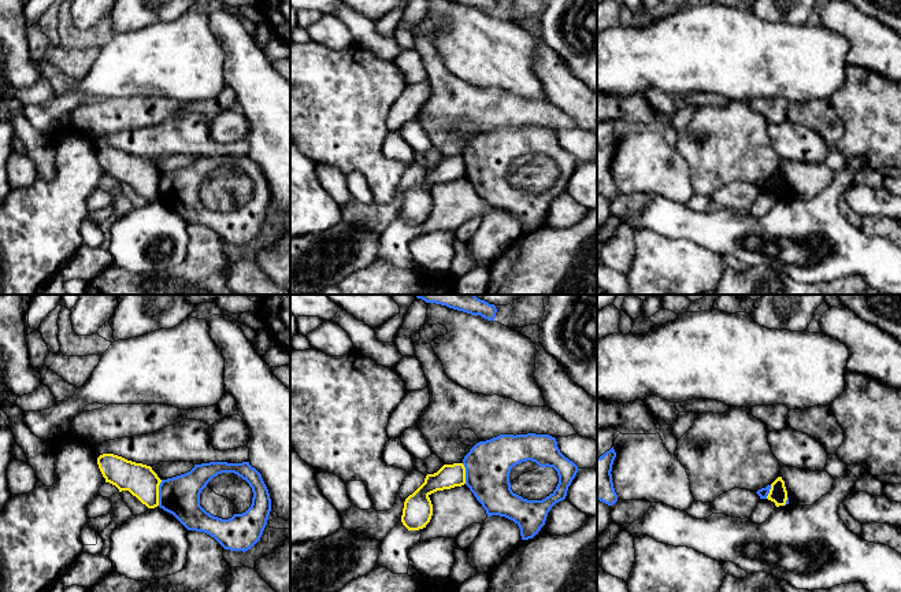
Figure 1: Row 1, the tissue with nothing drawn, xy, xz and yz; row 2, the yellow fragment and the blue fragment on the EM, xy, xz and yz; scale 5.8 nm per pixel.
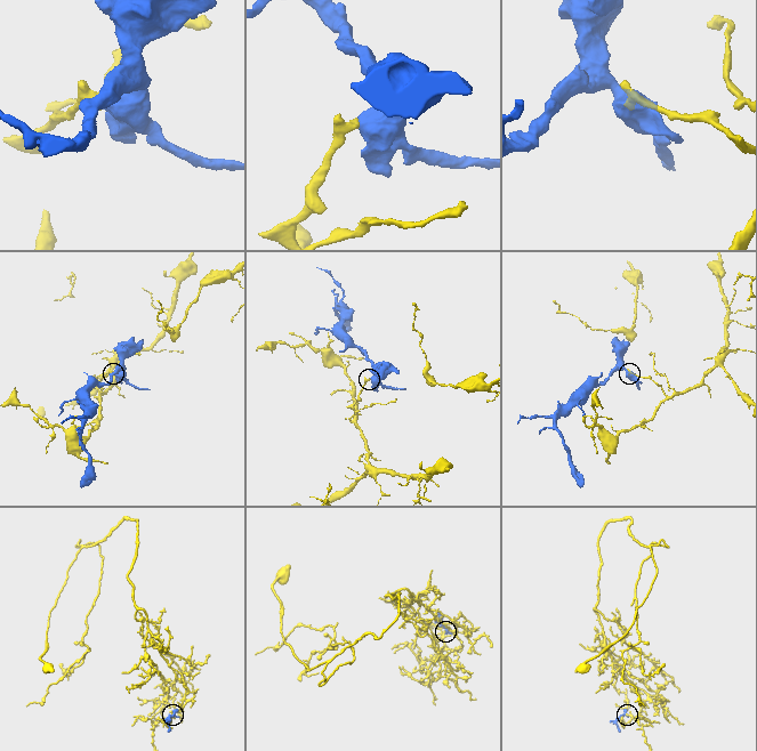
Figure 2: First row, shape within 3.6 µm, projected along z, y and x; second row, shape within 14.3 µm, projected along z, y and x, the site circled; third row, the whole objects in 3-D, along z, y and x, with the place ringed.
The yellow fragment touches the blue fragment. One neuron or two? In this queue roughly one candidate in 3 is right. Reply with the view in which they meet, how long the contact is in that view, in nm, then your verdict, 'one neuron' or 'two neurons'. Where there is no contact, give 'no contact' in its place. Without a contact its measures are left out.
xy | 150 nm | two neurons

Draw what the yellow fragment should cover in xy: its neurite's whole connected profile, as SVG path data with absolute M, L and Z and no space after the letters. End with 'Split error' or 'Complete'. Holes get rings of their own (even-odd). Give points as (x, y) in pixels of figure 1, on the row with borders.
M114 454L100 455L97 465L105 482L115 485L119 492L129 491L148 508L159 506L162 480L151 466L136 463Z. Complete

